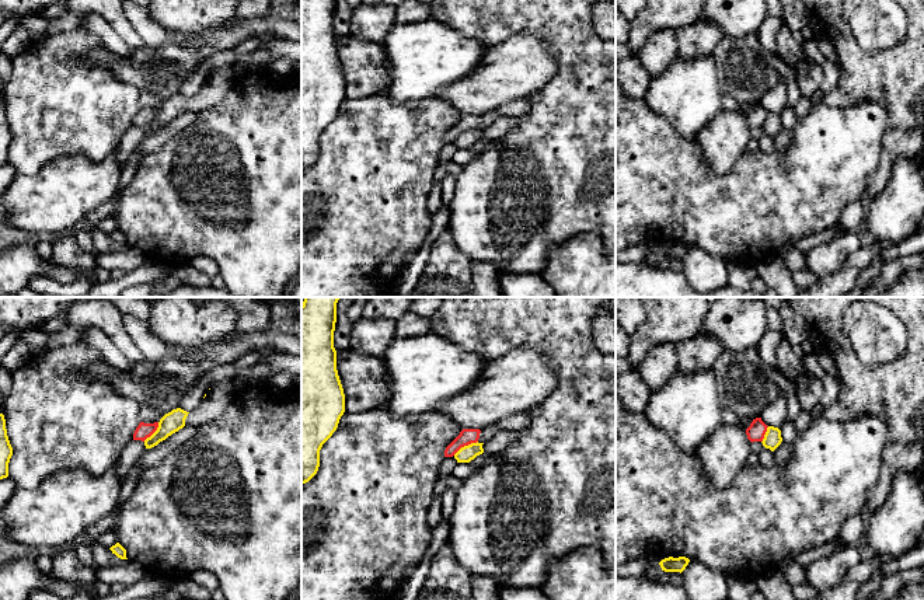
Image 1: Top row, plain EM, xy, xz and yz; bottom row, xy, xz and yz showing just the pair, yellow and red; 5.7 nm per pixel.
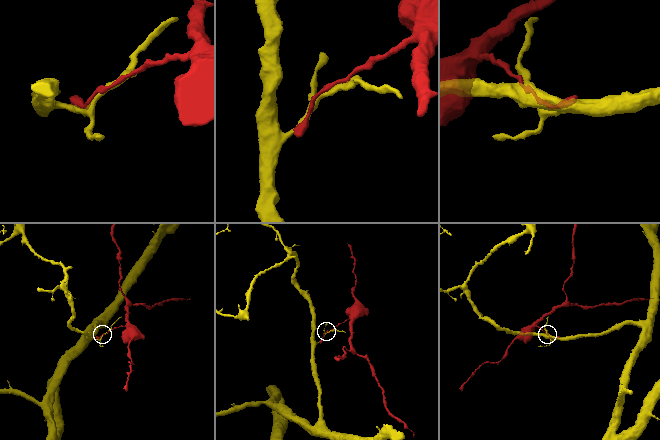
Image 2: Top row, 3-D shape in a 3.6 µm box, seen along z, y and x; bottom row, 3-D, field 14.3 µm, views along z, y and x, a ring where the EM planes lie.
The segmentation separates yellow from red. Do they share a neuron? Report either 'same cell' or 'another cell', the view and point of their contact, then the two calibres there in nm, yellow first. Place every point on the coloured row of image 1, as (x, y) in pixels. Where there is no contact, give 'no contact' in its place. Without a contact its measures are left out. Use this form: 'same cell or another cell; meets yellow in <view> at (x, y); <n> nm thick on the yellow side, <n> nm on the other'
another cell; meets yellow in xz at (464, 446); 90 nm thick on the yellow side, 90 nm on the other

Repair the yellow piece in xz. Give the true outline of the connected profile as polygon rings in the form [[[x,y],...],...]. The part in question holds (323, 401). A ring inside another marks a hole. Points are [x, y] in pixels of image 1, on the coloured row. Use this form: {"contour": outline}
{"contour": [[[304,297],[301,304],[301,485],[318,471],[320,450],[345,412],[345,394],[337,370],[334,331],[339,297]]]}

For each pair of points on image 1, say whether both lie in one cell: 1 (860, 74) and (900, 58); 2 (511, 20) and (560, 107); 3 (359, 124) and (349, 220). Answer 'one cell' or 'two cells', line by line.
1: one cell
2: one cell
3: one cell

